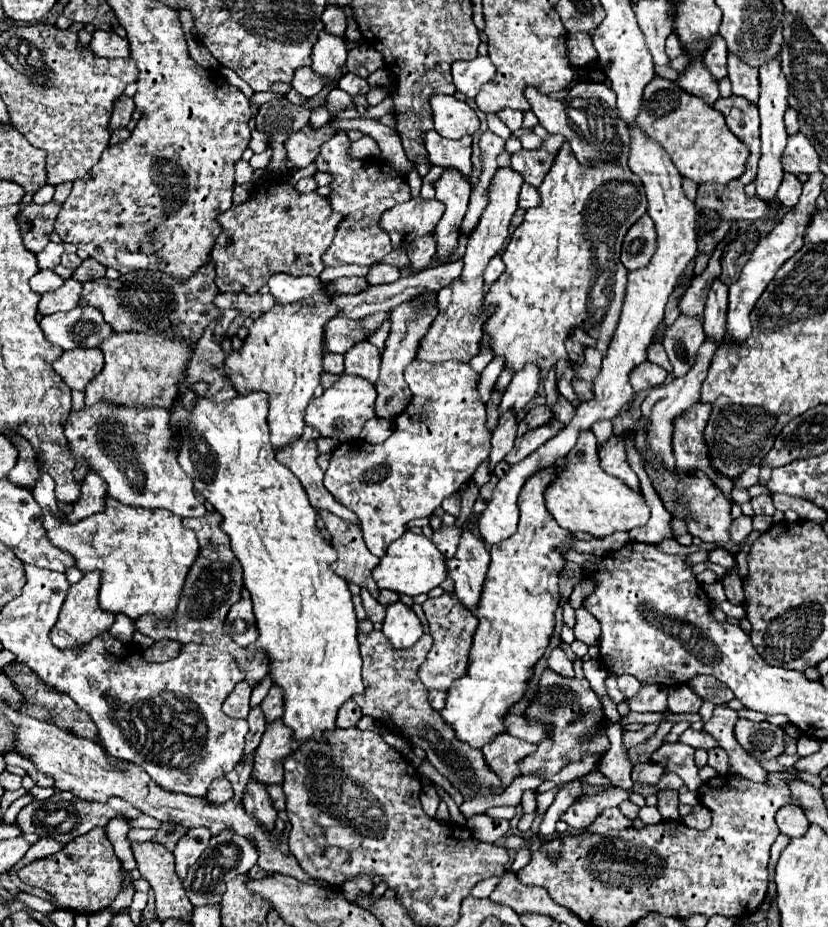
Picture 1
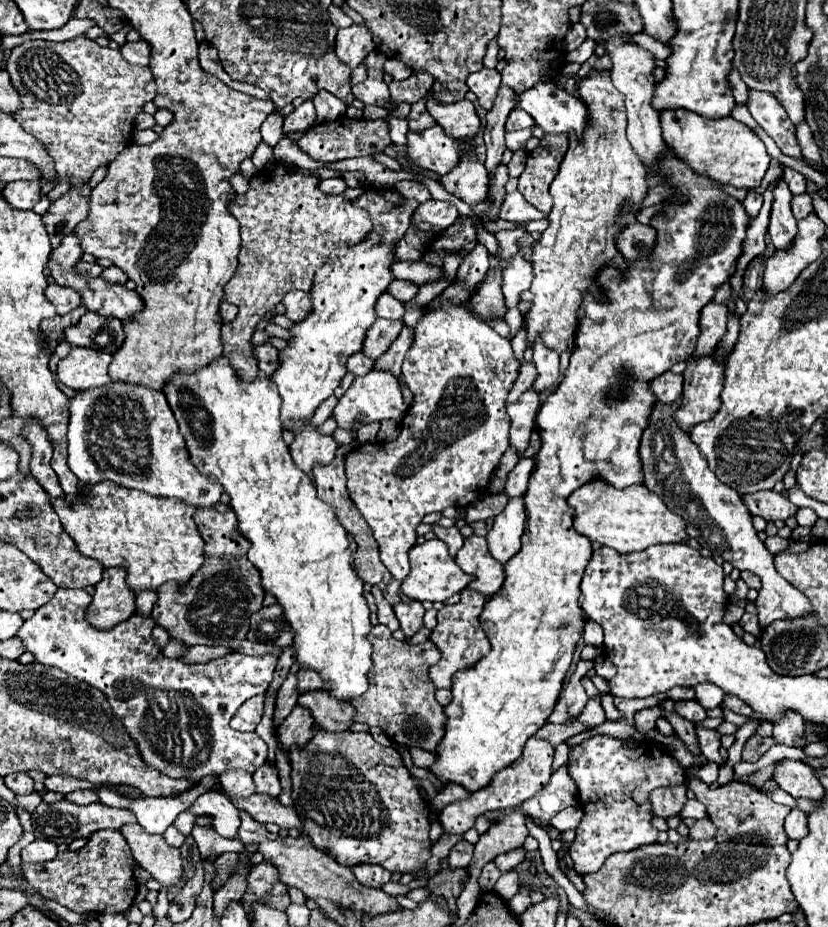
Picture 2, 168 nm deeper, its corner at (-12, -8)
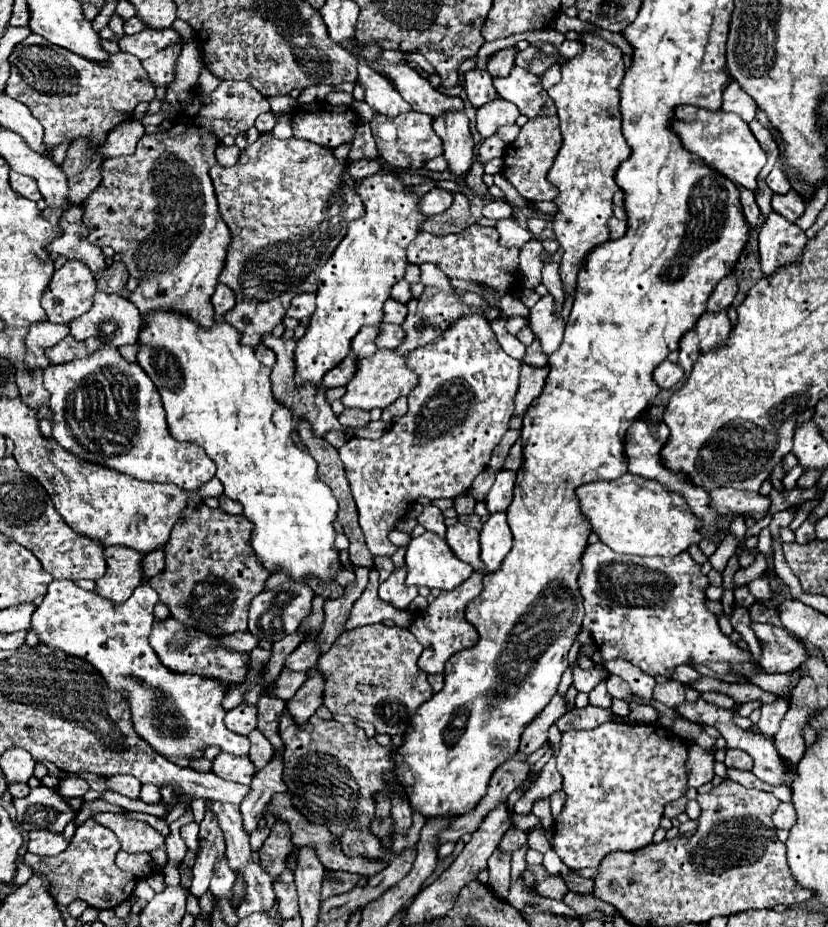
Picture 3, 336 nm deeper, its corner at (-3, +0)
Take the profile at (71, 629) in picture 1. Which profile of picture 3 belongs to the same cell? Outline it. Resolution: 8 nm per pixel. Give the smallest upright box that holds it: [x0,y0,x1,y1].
[96,546,142,602]

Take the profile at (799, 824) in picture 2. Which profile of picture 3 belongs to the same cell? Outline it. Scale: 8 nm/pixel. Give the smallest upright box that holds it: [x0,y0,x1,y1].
[772,802,796,830]

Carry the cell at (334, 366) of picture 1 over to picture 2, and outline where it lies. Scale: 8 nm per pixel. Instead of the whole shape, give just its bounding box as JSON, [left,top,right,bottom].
[347,352,373,376]

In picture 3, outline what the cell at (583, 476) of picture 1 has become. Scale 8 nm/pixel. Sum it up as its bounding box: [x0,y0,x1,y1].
[576,472,704,556]

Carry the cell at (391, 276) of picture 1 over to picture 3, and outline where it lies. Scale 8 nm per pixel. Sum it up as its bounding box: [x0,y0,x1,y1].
[392,280,412,304]

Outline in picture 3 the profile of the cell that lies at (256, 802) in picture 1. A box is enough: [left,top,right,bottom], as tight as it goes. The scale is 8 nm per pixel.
[248,728,274,770]

